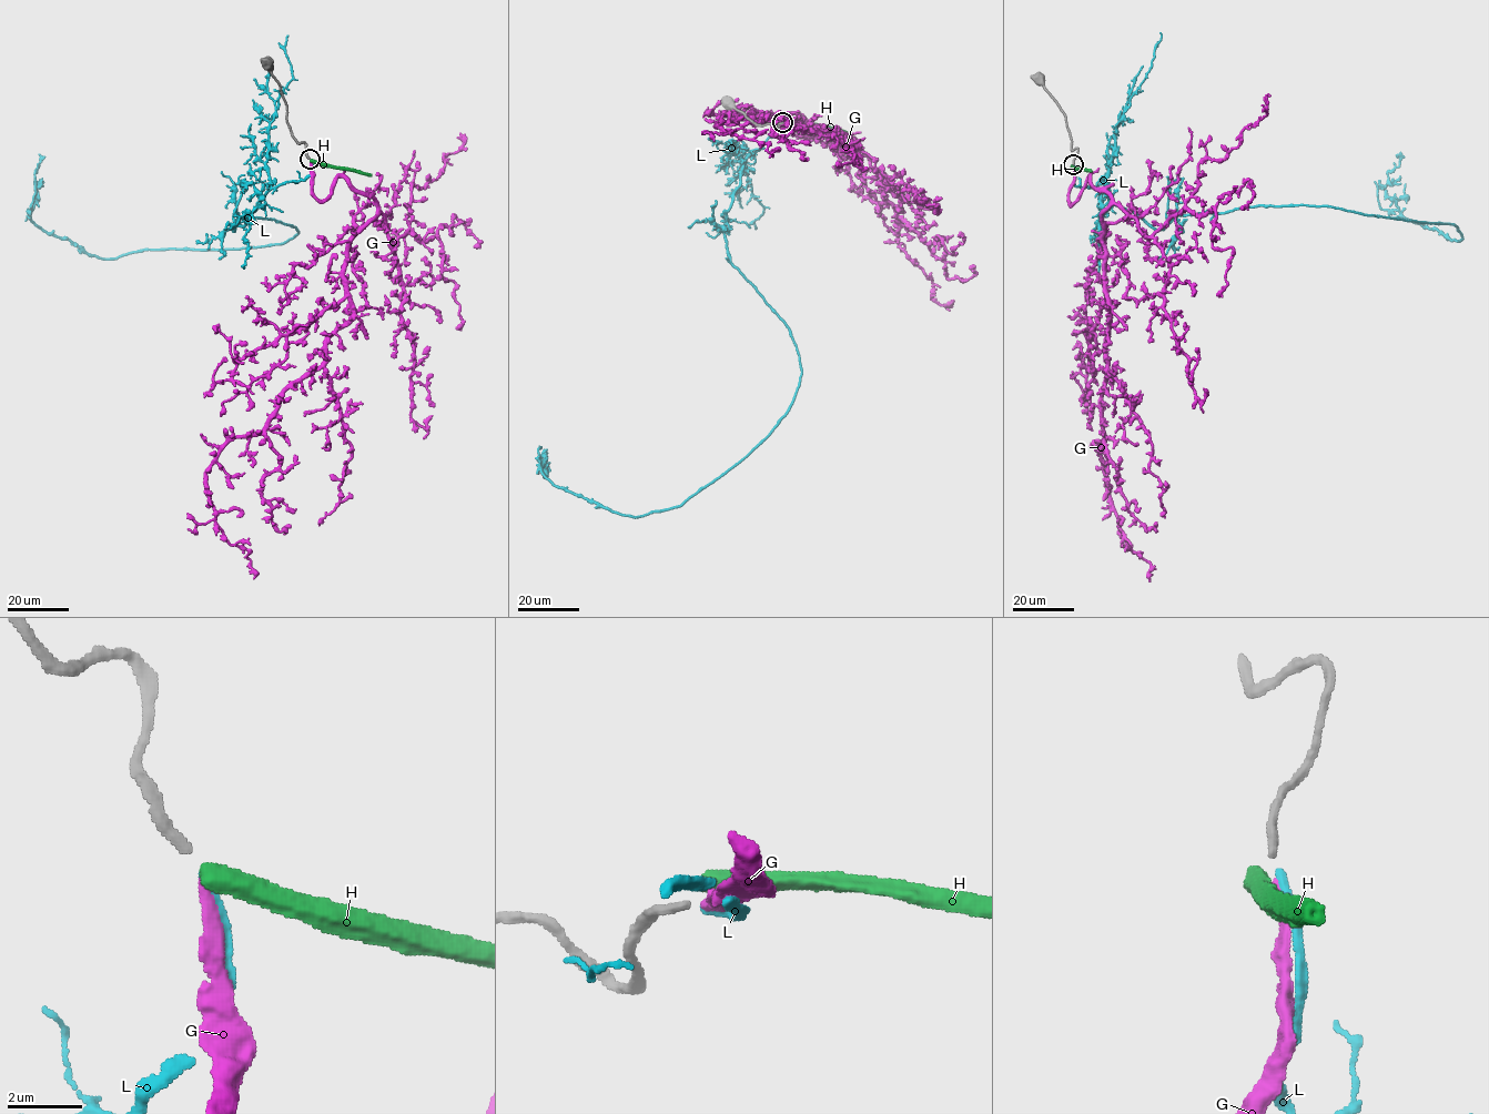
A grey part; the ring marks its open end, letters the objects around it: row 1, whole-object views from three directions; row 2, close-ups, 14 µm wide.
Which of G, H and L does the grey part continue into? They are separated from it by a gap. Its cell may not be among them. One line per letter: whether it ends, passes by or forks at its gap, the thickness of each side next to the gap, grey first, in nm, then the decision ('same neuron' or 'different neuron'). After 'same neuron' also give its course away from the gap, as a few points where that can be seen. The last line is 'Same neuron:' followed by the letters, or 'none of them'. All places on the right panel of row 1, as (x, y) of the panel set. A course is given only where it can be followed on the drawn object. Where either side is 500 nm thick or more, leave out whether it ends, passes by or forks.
G: it ends there; 240 nm thick on the grey side, 220 nm on the other; different neuron
H: it ends there; 240 nm thick on the grey side, 480 nm on the other; different neuron
L: it ends there; 240 nm thick on the grey side, 240 nm on the other; same neuron; it runs (1073, 165), (1076, 185), (1156, 229), (1305, 205), (1452, 224), (1460, 240), (1387, 196), (1400, 152)
Same neuron: L

